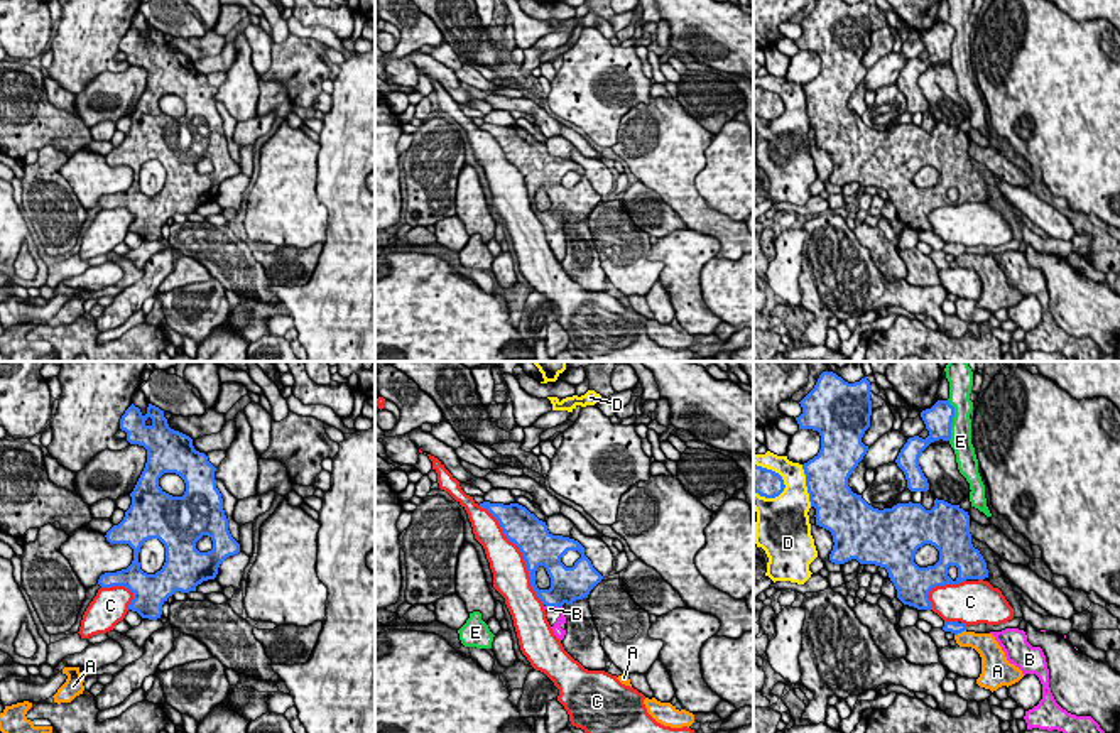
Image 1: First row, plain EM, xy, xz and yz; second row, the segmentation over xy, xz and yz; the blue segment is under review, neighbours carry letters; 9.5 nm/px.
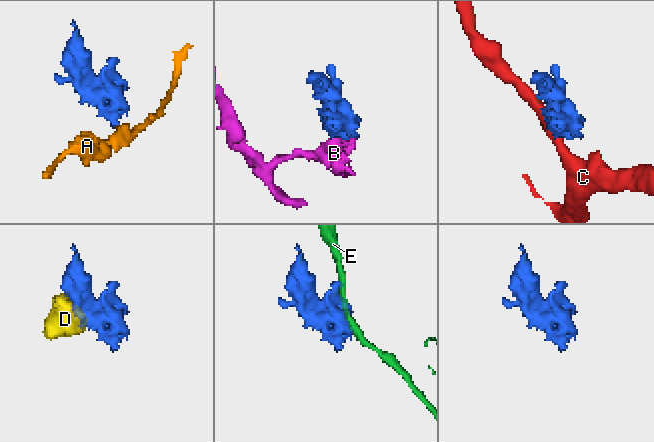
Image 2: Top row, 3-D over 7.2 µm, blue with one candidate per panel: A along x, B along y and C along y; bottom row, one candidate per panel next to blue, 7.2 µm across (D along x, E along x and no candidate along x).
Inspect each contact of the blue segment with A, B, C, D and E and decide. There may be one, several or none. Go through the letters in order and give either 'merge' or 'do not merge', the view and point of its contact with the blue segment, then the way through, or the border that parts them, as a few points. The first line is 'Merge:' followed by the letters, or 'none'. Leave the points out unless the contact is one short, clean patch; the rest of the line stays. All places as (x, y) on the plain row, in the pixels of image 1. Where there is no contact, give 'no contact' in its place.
Merge: B
A: do not merge | yz (960, 254) | along yz (965, 250), (955, 257)
B: merge | xz (553, 227)
C: do not merge | xz (522, 176)
D: do not merge | yz (806, 107)
E: do not merge | yz (951, 41) | along yz (948, 21), (953, 29), (950, 61)

